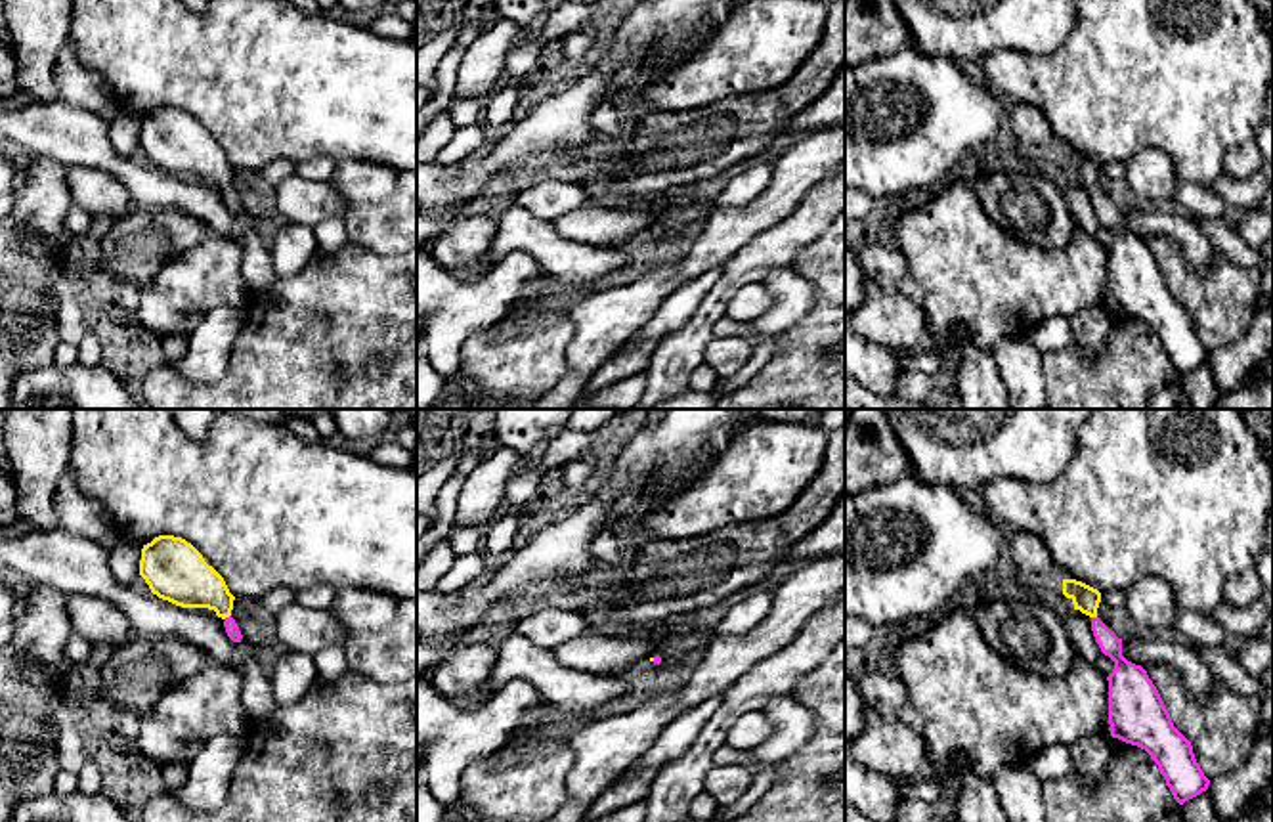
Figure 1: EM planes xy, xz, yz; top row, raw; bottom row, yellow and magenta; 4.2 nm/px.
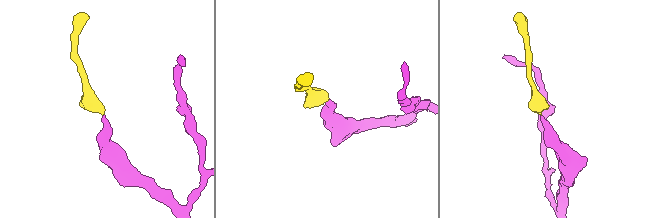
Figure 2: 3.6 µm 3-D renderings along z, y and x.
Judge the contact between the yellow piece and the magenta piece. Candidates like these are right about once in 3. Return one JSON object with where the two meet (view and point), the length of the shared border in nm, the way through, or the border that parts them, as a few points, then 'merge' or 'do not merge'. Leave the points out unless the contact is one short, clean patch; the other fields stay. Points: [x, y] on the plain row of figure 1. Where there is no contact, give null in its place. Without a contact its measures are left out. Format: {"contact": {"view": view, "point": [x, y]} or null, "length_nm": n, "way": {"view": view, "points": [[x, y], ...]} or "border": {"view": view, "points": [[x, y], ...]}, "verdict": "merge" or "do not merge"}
{"contact": {"view": "xy", "point": [226, 188]}, "length_nm": 40, "way": {"view": "xy", "points": [[182, 148], [195, 155], [226, 188], [232, 201]]}, "verdict": "merge"}

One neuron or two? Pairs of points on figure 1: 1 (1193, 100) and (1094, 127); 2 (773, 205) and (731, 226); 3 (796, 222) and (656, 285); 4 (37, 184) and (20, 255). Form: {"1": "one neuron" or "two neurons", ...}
{"1": "one neuron", "2": "one neuron", "3": "two neurons", "4": "one neuron"}

